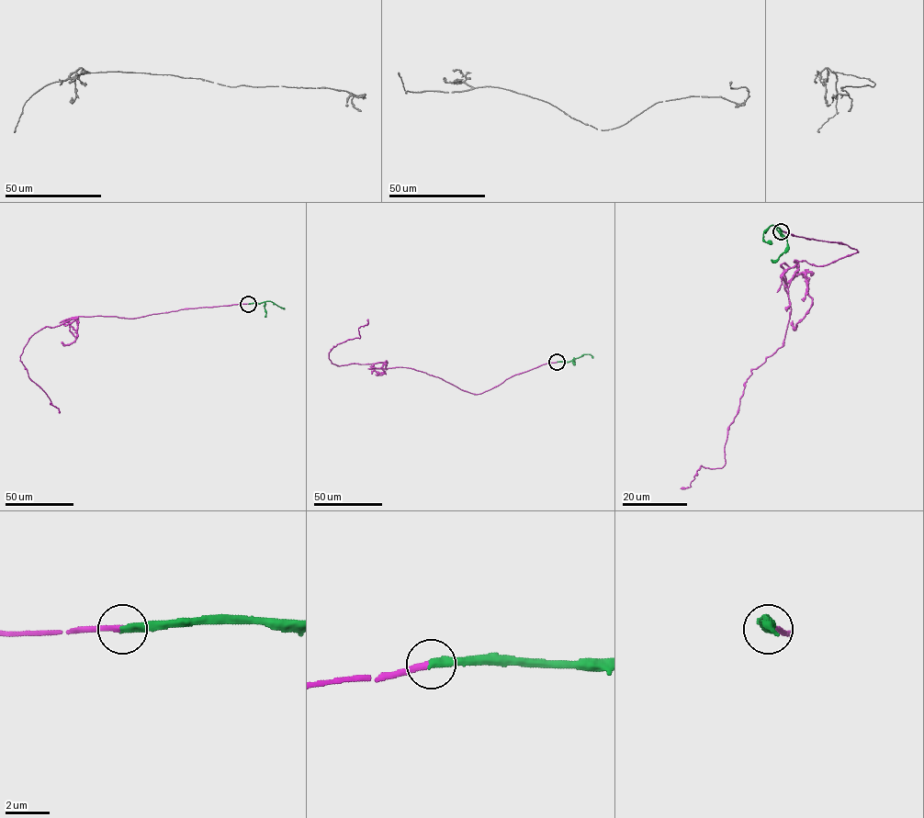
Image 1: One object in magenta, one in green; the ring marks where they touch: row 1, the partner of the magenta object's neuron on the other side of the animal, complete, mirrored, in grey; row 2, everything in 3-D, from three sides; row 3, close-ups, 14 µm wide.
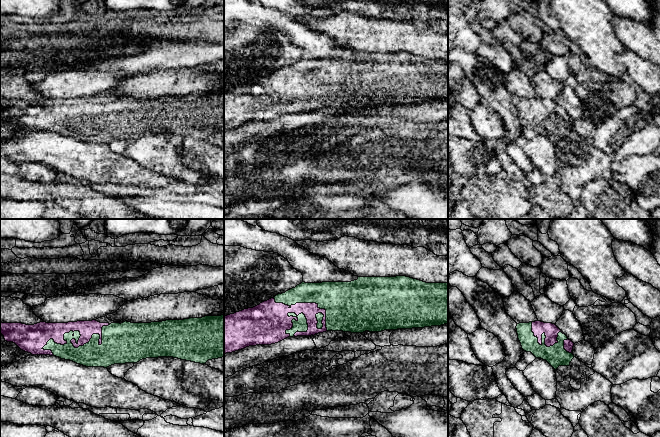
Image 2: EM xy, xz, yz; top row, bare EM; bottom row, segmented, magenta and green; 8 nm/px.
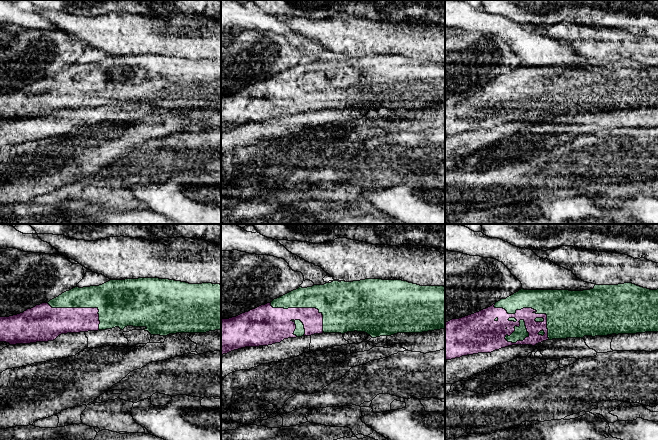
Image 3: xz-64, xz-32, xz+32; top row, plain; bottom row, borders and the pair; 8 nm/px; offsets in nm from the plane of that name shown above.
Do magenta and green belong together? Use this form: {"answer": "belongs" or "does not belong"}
{"answer": "belongs"}

